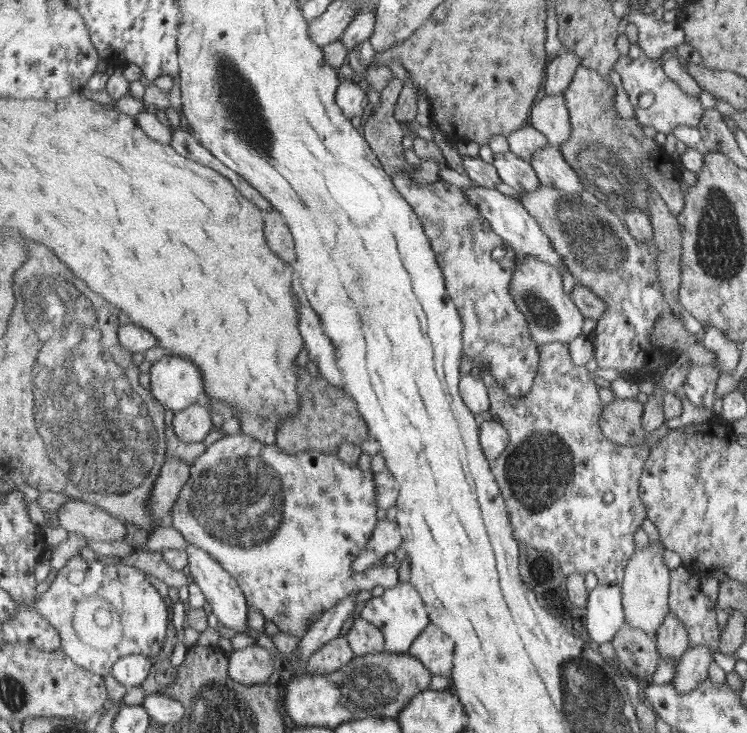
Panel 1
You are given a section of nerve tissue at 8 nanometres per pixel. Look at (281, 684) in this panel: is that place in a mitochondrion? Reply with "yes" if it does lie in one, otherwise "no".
no

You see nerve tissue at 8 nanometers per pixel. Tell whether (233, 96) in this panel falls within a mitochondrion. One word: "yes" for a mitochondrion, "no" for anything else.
yes

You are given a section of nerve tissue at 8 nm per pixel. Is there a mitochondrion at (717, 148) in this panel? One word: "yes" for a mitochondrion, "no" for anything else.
no

